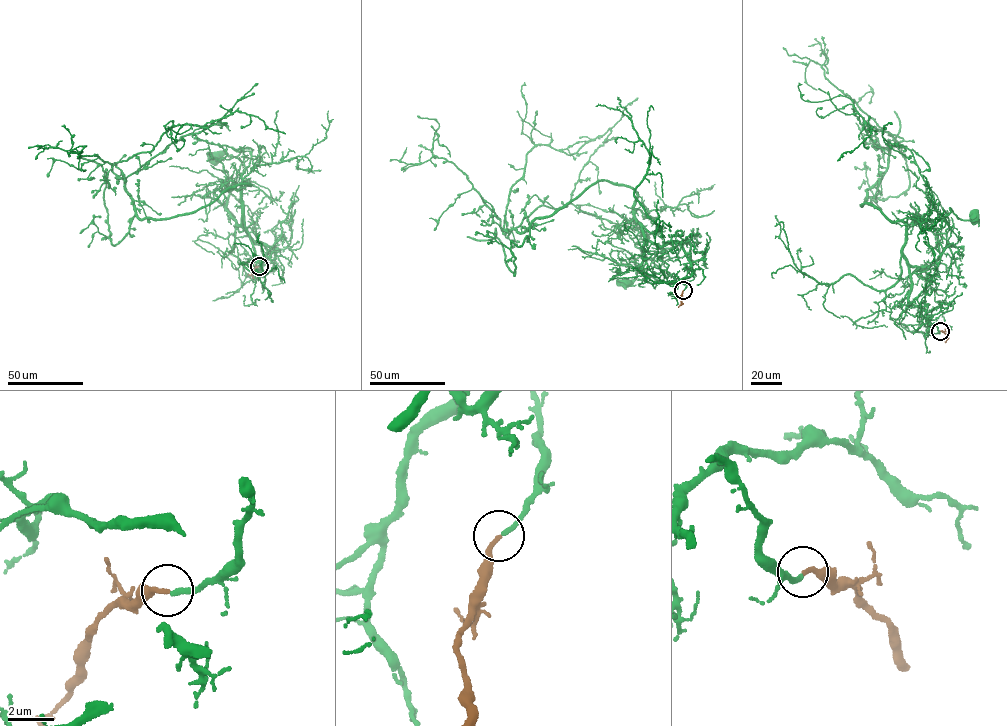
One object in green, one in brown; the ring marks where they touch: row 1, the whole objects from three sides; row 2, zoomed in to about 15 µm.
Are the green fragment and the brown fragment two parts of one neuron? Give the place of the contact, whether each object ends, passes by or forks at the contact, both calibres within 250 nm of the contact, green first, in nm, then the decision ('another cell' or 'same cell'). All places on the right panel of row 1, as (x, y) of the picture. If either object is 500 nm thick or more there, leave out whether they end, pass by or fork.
place (940, 331); green ends; brown ends; calibres 240 and 200 nm; same cell

